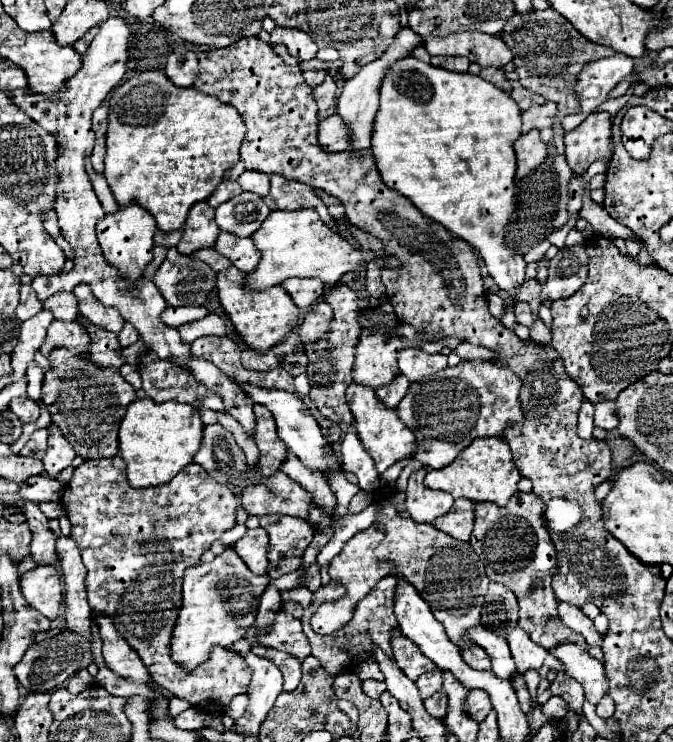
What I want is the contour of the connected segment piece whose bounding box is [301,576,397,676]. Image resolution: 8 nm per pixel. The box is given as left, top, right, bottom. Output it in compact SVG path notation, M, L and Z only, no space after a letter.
M385 576L381 582L377 582L377 584L371 588L371 592L369 592L363 600L359 600L359 604L357 604L357 608L355 608L355 612L353 612L351 622L347 622L347 626L343 626L343 630L337 630L335 634L329 634L329 636L319 636L319 634L315 634L315 632L311 630L309 620L311 620L313 612L315 612L321 604L341 600L347 592L345 592L345 588L343 588L339 582L331 580L327 586L321 586L321 588L313 594L313 604L311 604L309 610L305 610L301 622L303 622L303 632L307 634L307 638L309 638L311 646L313 646L313 656L321 662L321 666L323 666L329 674L337 676L337 674L345 672L345 670L351 666L351 654L353 654L353 662L355 662L355 664L359 664L361 660L369 658L369 656L371 656L371 644L379 646L379 648L385 650L385 654L389 654L389 656L393 654L393 652L391 652L391 644L389 644L391 634L397 630L397 620L395 620L395 614L393 614L393 590L395 590L395 578L393 578L393 576Z

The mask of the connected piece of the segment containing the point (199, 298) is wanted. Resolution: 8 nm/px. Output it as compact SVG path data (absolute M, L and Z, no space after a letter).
M169 248L167 258L155 272L155 286L169 306L203 306L215 290L215 272L205 262L199 262L199 258L179 254L177 248Z

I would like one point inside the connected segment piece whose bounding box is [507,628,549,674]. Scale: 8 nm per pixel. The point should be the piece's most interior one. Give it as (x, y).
(528, 656)

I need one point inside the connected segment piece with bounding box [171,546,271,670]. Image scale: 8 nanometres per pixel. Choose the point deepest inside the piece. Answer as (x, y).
(220, 598)

